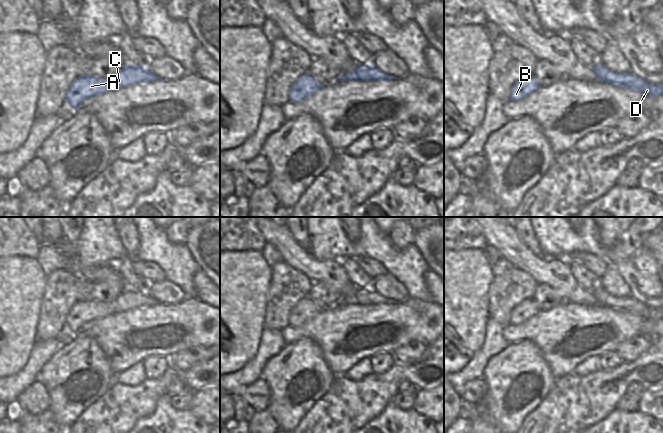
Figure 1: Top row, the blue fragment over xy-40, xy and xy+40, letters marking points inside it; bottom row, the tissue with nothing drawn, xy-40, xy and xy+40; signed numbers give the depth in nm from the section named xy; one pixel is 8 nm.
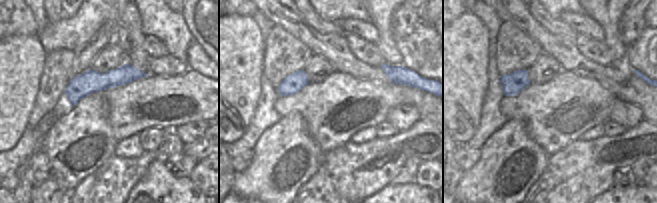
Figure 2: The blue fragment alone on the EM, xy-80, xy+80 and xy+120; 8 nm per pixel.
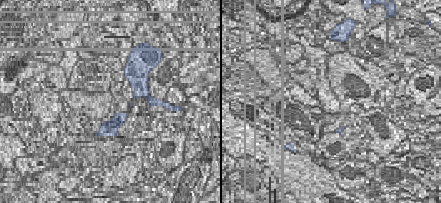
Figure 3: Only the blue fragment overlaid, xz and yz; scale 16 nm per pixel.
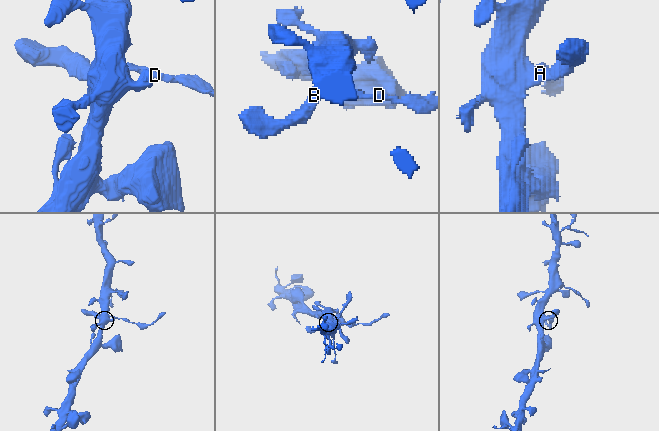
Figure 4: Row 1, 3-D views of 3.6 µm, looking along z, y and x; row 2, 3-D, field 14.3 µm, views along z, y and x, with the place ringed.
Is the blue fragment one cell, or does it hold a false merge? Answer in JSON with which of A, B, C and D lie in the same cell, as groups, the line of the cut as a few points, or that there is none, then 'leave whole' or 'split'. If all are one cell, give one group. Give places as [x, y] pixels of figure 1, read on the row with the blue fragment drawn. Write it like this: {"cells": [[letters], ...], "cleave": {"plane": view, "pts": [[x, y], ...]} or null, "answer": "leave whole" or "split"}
{"cells": [["A", "B", "C"], ["D"]], "cleave": {"plane": "xy+40", "pts": [[609, 71], [604, 80]]}, "answer": "split"}

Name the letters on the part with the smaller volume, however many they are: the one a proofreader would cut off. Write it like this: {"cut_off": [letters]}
{"cut_off": ["D"]}

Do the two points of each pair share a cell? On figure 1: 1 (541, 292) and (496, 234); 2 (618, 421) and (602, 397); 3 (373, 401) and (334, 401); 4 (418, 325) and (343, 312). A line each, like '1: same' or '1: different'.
1: different
2: different
3: same
4: same

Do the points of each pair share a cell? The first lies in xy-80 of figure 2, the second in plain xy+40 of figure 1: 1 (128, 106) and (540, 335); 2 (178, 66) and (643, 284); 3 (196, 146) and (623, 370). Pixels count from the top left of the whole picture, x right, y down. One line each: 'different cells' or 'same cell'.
1: same cell
2: different cells
3: same cell

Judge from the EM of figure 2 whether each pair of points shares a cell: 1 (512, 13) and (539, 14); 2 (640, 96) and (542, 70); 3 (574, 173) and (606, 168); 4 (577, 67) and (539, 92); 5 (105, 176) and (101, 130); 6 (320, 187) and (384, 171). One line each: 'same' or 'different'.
1: different
2: different
3: same
4: different
5: different
6: same

